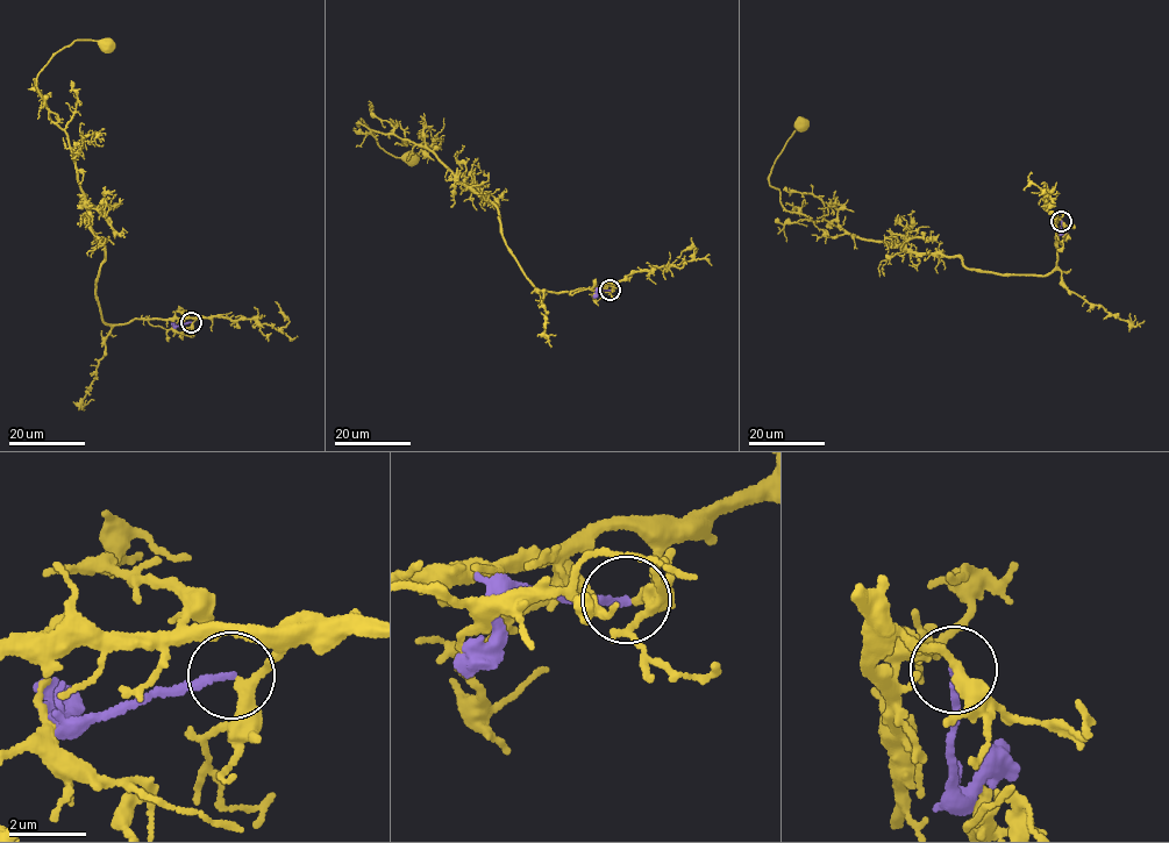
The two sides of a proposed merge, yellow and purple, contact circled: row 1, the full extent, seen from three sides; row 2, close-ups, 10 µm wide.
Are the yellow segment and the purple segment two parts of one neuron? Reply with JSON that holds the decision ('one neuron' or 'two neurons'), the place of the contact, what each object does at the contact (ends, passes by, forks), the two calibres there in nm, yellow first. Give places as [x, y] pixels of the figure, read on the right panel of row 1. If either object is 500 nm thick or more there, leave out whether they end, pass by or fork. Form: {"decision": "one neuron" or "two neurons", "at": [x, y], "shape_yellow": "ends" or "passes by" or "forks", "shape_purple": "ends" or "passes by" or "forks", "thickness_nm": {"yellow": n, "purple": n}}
{"decision": "two neurons", "at": [1061, 221], "shape_yellow": "passes by", "shape_purple": "ends", "thickness_nm": {"yellow": 240, "purple": 180}}

